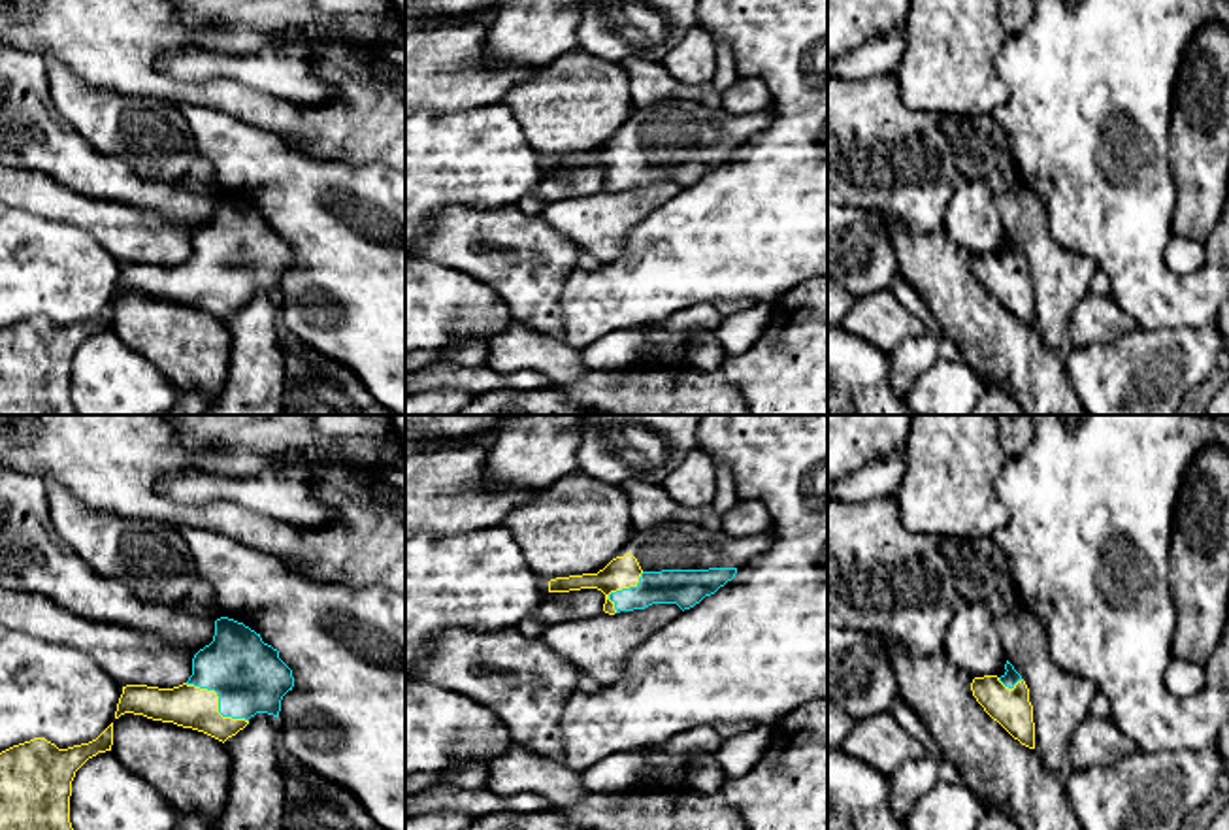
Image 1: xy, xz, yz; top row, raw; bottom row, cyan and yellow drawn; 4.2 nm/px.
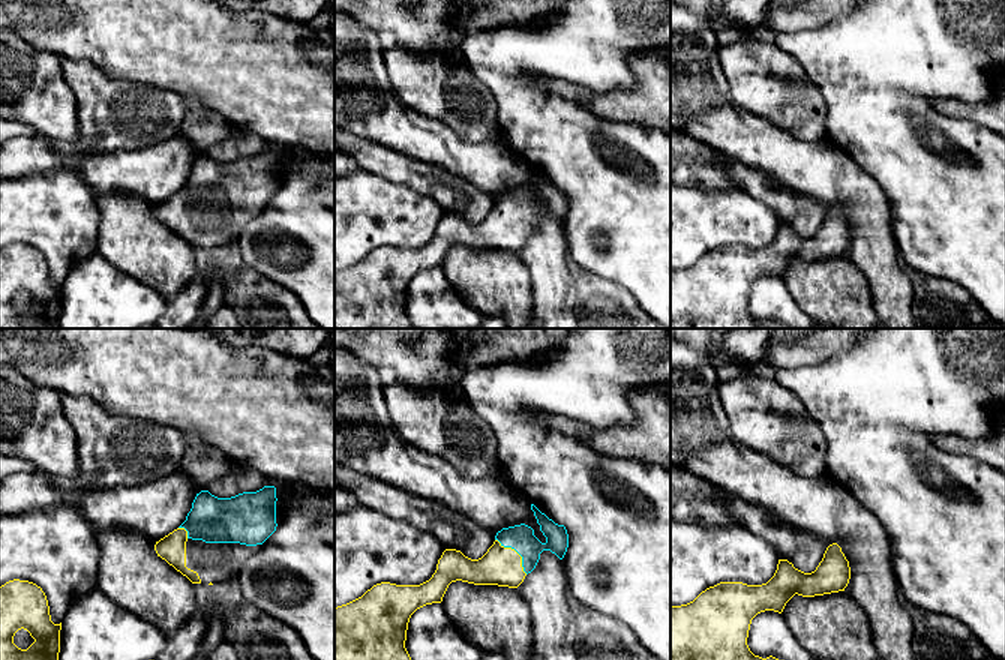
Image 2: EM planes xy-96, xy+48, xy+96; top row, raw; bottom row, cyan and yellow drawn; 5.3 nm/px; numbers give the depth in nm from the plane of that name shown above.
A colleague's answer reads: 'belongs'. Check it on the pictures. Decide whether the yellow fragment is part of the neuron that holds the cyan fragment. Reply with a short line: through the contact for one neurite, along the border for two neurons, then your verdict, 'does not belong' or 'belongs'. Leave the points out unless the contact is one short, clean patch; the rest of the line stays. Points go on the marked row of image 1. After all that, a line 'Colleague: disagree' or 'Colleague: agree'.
line xy (249, 678), (244, 678), (219, 702), (187, 706); belongs
Colleague: agree

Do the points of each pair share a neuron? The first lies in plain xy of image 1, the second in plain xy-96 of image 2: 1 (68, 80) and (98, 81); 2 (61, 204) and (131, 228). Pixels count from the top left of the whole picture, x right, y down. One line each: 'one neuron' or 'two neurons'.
1: one neuron
2: two neurons

